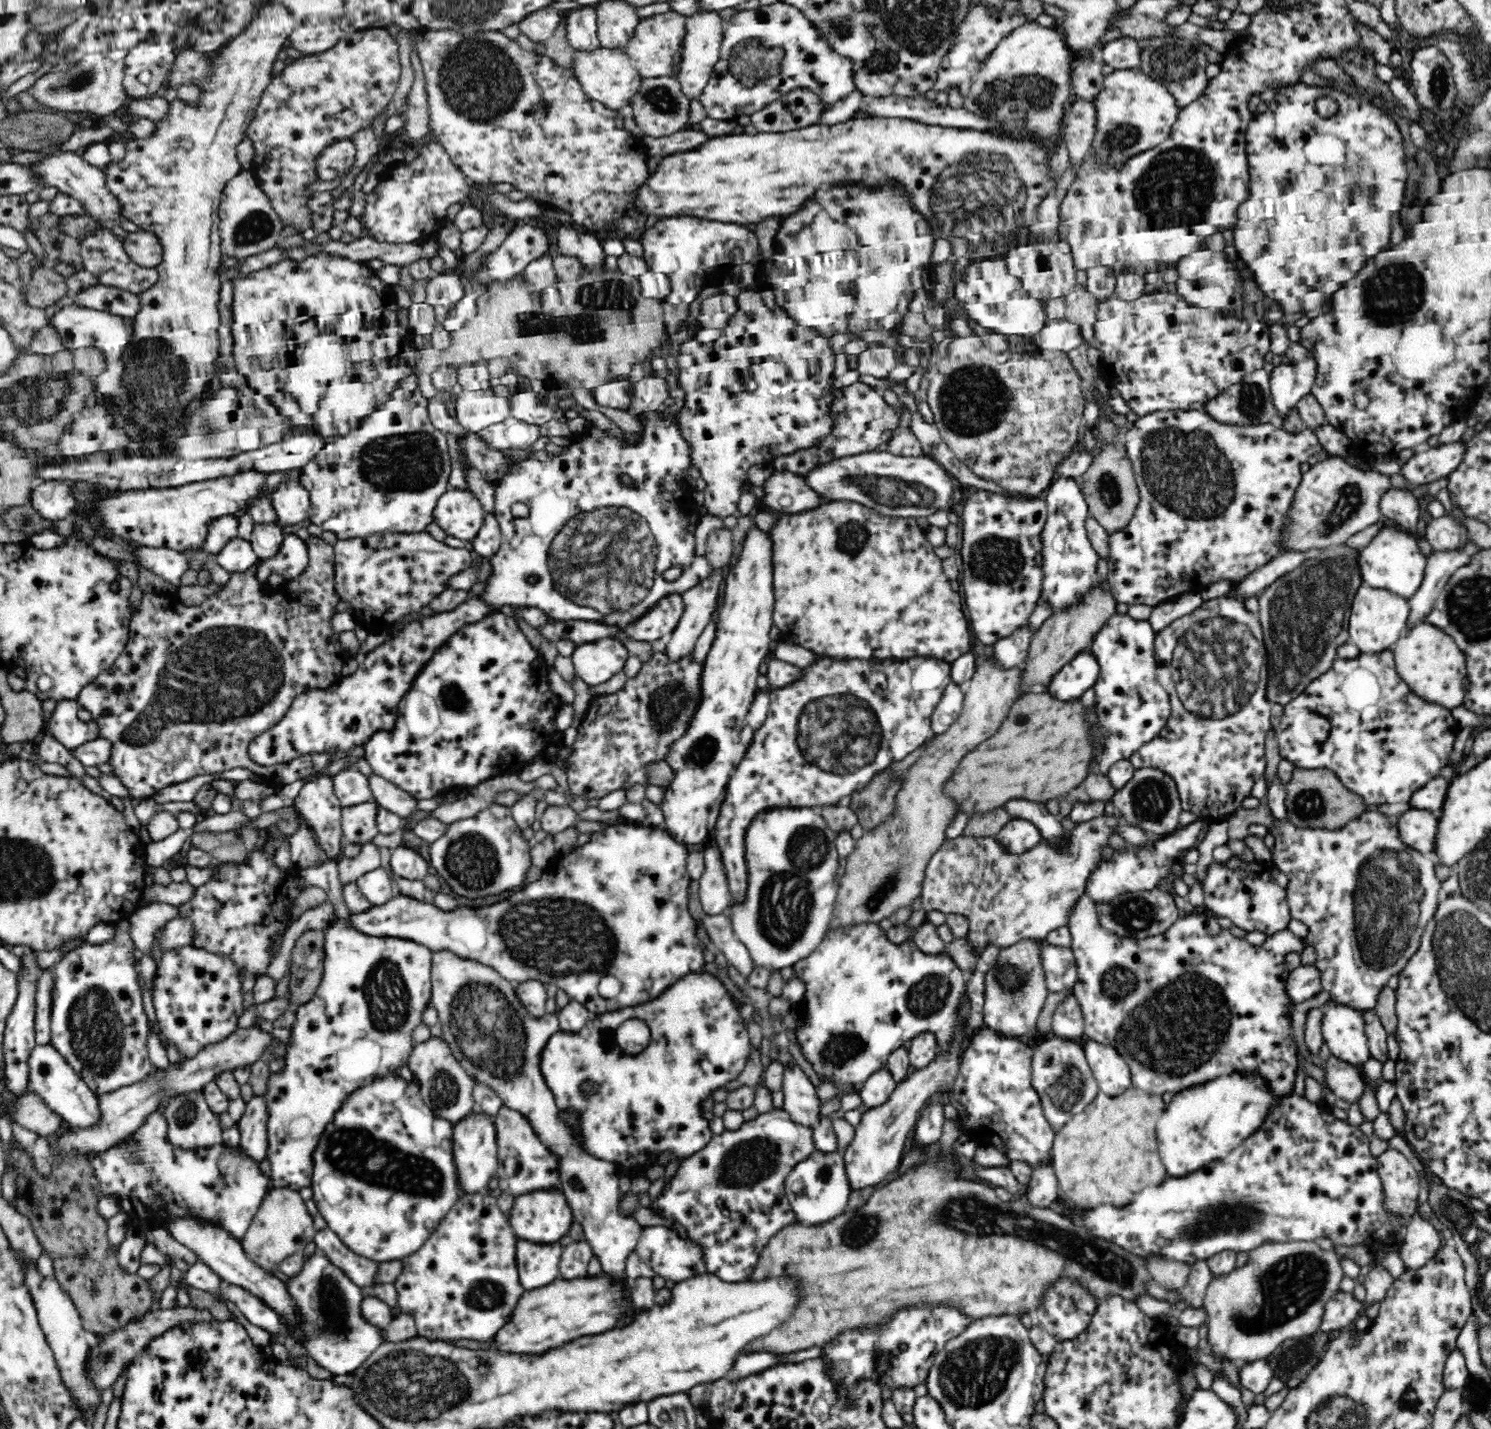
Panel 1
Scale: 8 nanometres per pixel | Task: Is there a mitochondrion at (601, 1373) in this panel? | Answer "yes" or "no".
no

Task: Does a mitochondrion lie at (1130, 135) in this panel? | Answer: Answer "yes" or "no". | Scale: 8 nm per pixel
yes

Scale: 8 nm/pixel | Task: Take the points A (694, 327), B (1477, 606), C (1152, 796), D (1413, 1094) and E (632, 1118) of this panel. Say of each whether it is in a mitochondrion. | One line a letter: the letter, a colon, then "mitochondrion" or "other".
A: other
B: mitochondrion
C: mitochondrion
D: other
E: other

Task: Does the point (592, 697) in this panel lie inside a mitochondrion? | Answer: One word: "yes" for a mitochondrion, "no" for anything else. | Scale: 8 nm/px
no

